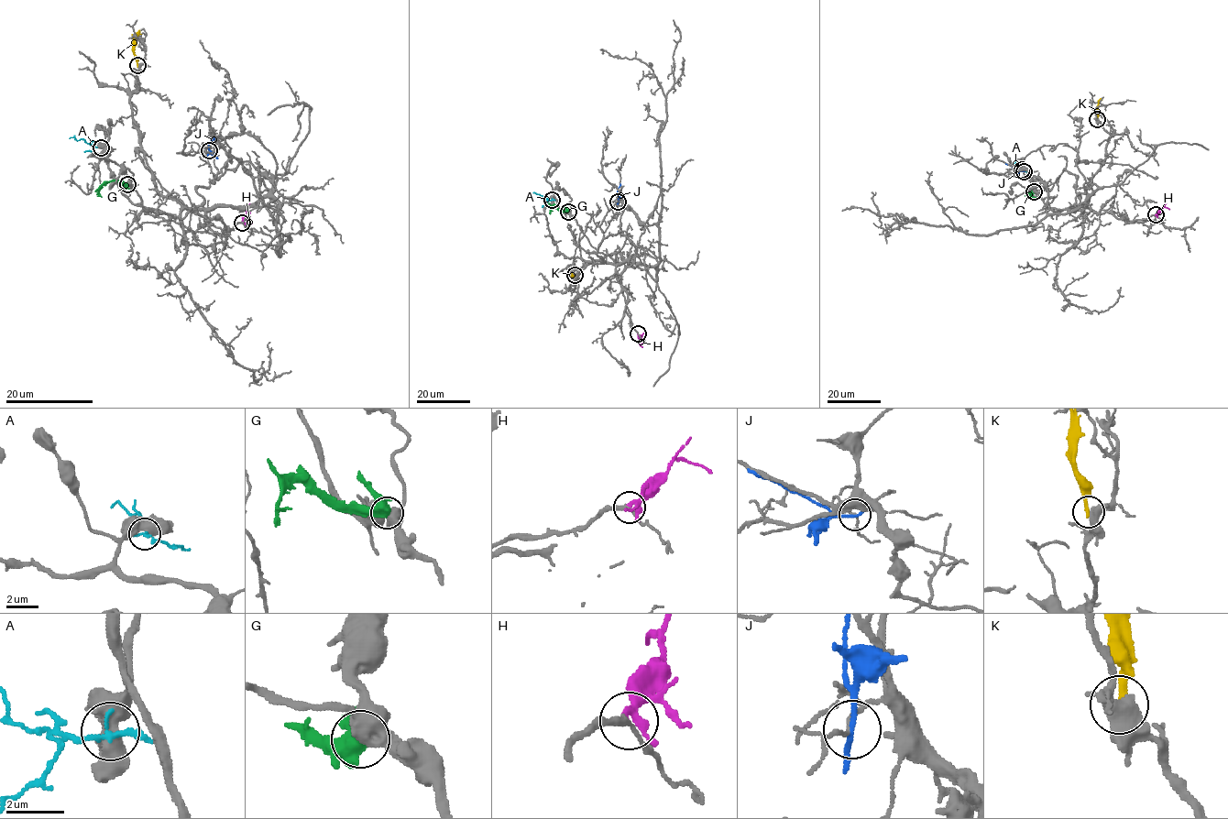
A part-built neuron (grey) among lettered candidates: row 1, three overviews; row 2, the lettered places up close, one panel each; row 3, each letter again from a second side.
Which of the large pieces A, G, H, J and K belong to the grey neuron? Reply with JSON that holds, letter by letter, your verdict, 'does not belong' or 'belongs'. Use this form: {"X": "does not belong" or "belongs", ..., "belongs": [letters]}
{"A": "does not belong", "G": "does not belong", "H": "belongs", "J": "does not belong", "K": "does not belong", "belongs": ["H"]}

